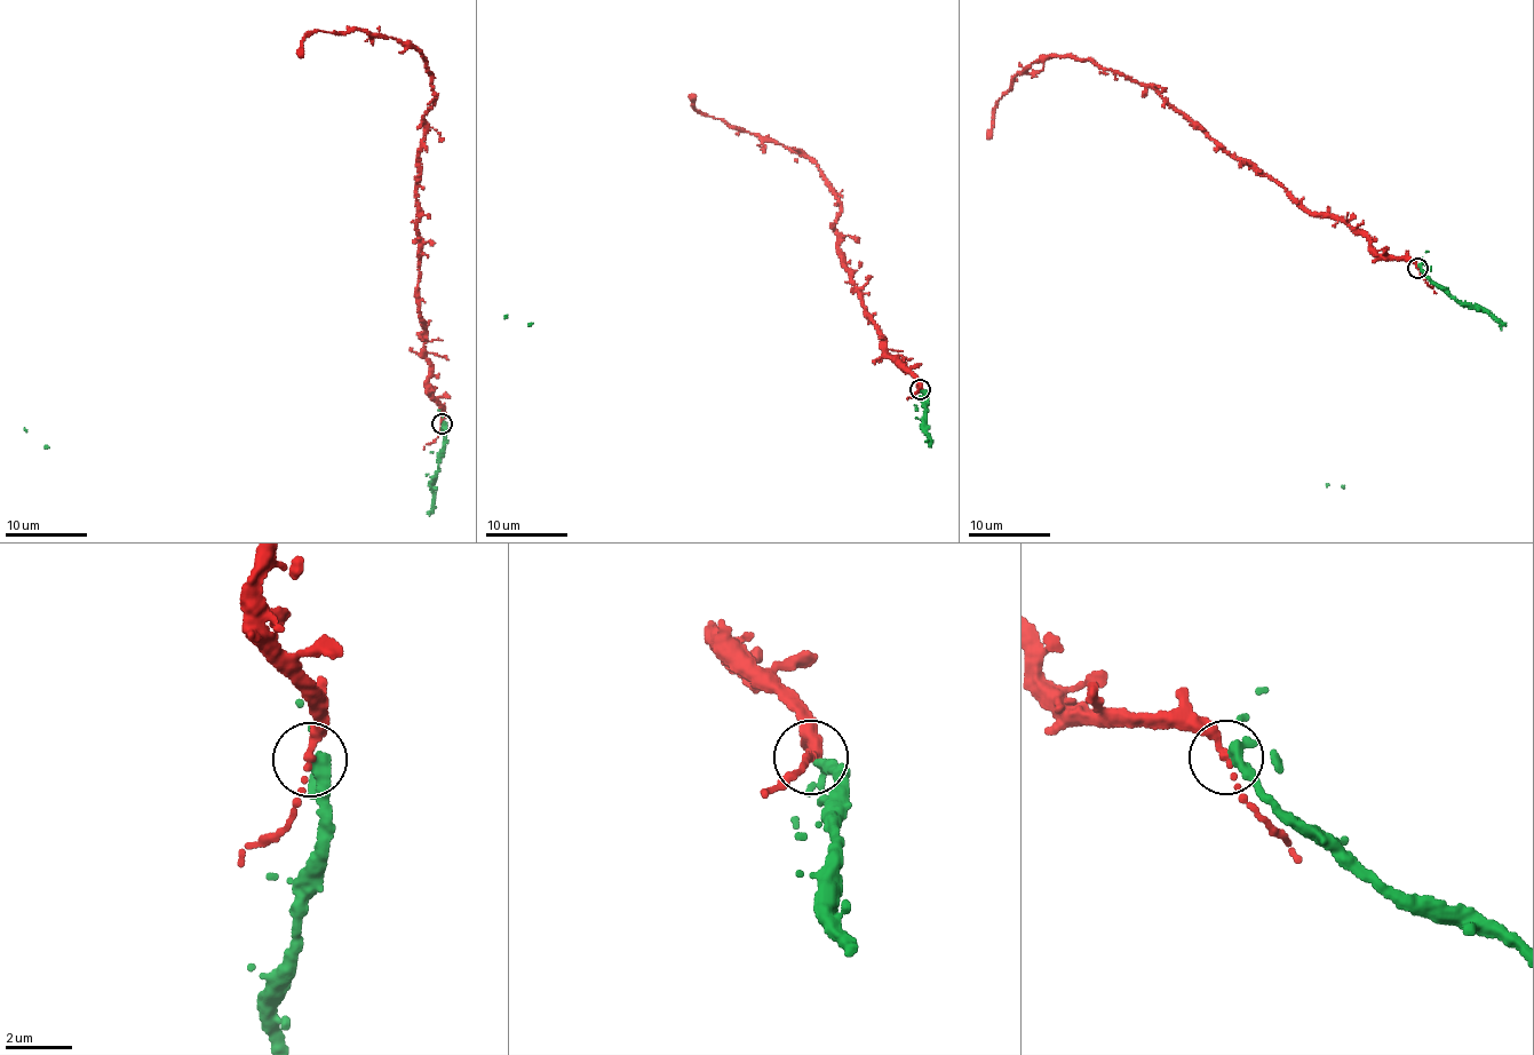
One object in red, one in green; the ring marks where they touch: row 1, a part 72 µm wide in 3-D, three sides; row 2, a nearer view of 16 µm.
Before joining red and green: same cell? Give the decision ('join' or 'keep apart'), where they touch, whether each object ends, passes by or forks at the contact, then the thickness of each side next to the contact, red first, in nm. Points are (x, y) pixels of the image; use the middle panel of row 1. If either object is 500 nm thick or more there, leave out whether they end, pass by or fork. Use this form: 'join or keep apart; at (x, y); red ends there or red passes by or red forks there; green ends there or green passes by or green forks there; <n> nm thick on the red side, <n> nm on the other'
join; at (920, 389); red ends there; green forks there; 300 nm thick on the red side, 240 nm on the other

